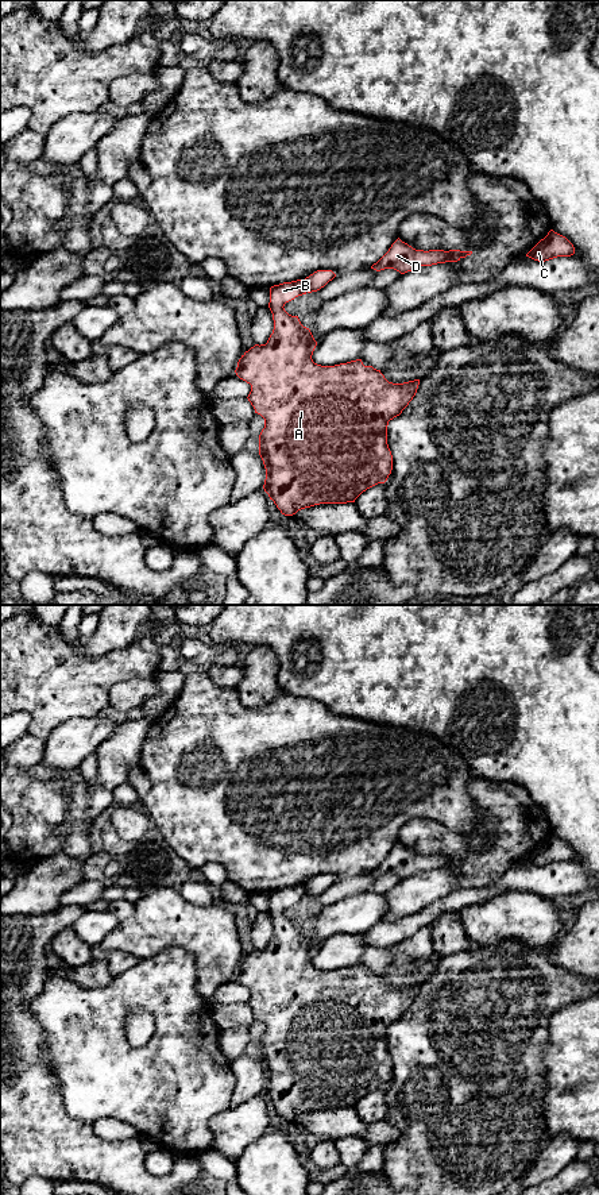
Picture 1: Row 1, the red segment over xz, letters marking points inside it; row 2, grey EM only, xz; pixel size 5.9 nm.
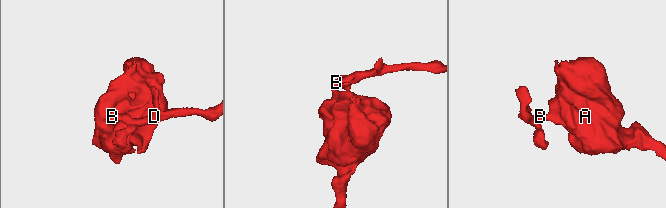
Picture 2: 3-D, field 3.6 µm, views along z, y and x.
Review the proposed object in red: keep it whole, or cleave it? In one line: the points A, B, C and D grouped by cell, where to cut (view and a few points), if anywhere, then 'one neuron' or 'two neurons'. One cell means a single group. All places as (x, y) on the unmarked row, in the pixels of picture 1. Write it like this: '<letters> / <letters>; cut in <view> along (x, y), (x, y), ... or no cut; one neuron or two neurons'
A B / C D; cut in xz along (302, 886), (306, 895); two neurons

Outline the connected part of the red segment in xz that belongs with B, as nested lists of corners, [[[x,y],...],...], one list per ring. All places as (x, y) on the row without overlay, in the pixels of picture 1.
[[[302,884],[283,887],[270,893],[270,907],[268,913],[273,918],[274,934],[270,940],[266,949],[255,949],[248,956],[246,956],[237,967],[235,975],[236,980],[251,990],[251,997],[248,999],[248,1006],[255,1014],[255,1018],[260,1019],[264,1024],[264,1033],[259,1040],[259,1060],[263,1065],[266,1073],[266,1084],[263,1094],[268,1099],[270,1105],[274,1106],[277,1113],[285,1121],[293,1121],[298,1115],[310,1113],[320,1109],[347,1109],[355,1107],[355,1105],[367,1094],[384,1088],[393,1075],[393,1060],[387,1049],[387,1030],[389,1026],[399,1021],[402,1015],[409,1010],[413,1002],[417,998],[420,984],[393,988],[389,987],[380,975],[374,974],[372,971],[364,971],[362,964],[351,965],[347,968],[340,968],[335,971],[321,971],[313,967],[312,960],[317,951],[309,933],[304,932],[298,921],[291,921],[285,915],[285,909],[294,905],[298,901],[306,899],[306,890]]]

